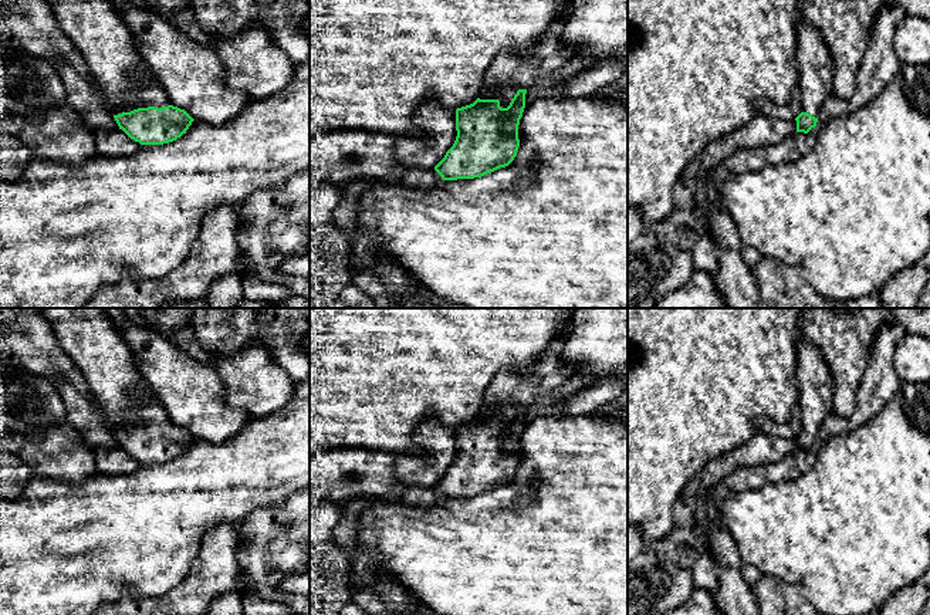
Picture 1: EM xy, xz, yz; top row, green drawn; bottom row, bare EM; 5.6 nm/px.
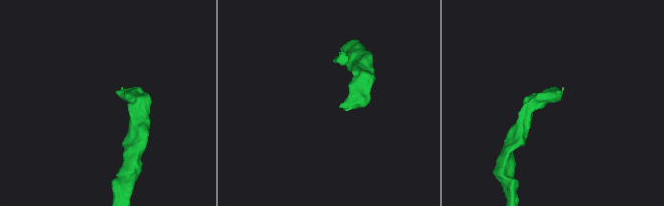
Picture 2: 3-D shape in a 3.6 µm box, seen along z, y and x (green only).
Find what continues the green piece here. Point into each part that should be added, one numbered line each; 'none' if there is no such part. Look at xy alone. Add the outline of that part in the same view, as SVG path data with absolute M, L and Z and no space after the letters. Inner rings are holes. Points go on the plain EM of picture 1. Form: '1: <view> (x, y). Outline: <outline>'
1: xy (88, 335). Outline: M43 308L41 314L50 322L64 352L82 372L91 395L109 422L112 433L138 426L172 423L159 402L139 402L136 399L135 391L141 375L128 344L105 308Z

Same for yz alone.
1: yz (815, 401). Outline: M801 337L797 342L797 379L802 430L818 436L822 422L833 412L832 378L819 349Z

